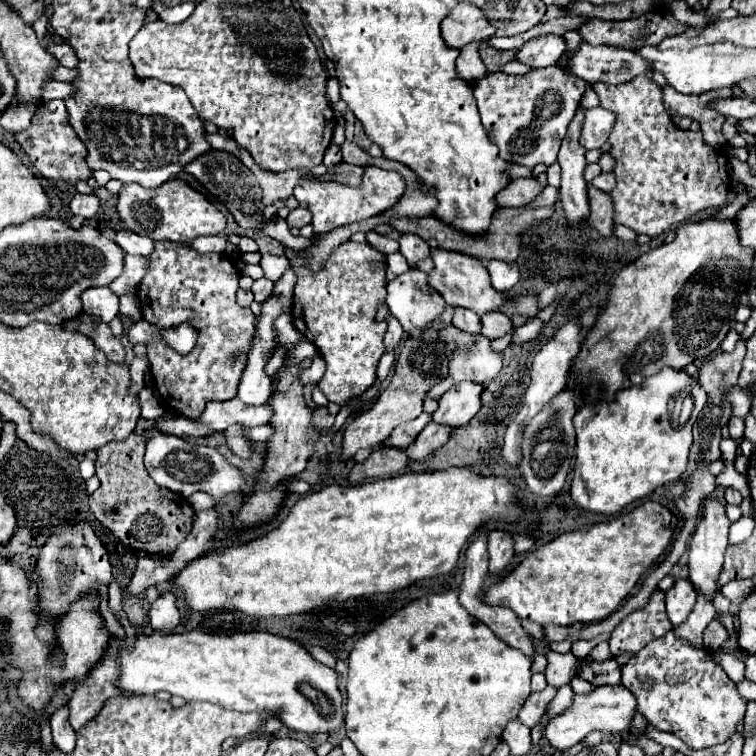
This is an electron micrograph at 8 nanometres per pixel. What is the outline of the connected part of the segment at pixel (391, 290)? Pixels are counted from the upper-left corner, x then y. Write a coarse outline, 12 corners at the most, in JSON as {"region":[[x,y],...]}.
{"region":[[425,272],[387,284],[387,306],[403,330],[429,326],[445,302]]}

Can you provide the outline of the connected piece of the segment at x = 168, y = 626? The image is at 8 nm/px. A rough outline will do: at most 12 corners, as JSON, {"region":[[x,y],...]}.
{"region":[[161,594],[151,604],[151,628],[173,632],[179,624],[177,598]]}

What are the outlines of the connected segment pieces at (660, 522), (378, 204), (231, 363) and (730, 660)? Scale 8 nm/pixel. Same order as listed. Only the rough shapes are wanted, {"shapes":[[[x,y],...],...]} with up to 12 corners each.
{"shapes":[[[659,502],[529,552],[487,592],[541,626],[605,620],[667,550]],[[365,166],[363,184],[301,180],[295,198],[315,234],[393,208],[405,192],[397,172]],[[155,242],[143,318],[199,334],[147,342],[155,390],[199,420],[237,396],[255,316],[227,254]],[[722,654],[719,665],[733,682],[745,679],[745,664]]]}

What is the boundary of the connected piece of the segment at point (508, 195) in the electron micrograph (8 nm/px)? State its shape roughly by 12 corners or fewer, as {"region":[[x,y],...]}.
{"region":[[513,180],[497,194],[501,208],[527,206],[541,194],[539,180]]}

